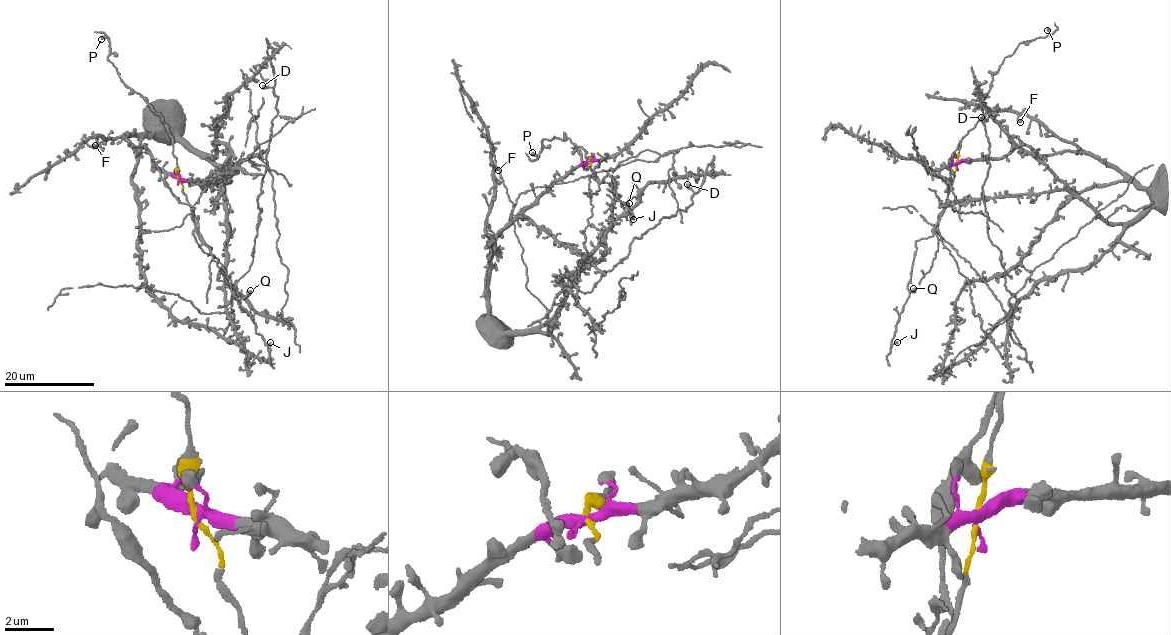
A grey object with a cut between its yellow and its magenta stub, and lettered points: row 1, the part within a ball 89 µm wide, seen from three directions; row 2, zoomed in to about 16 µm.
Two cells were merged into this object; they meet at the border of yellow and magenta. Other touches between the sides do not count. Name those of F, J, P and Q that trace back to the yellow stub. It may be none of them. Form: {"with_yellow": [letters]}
{"with_yellow": ["J", "P", "Q"]}

